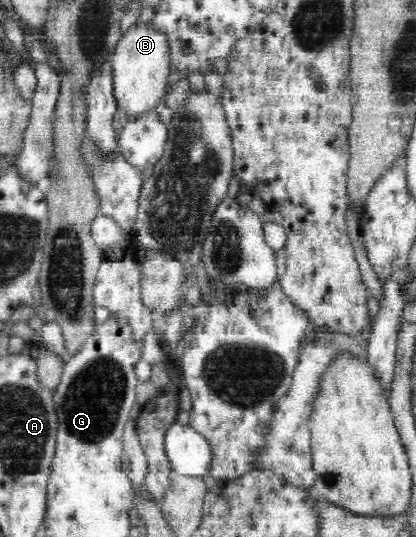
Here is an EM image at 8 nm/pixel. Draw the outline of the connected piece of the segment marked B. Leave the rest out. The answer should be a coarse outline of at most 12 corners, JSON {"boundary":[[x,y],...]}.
{"boundary":[[132,25],[111,60],[117,106],[136,117],[168,90],[170,41]]}

